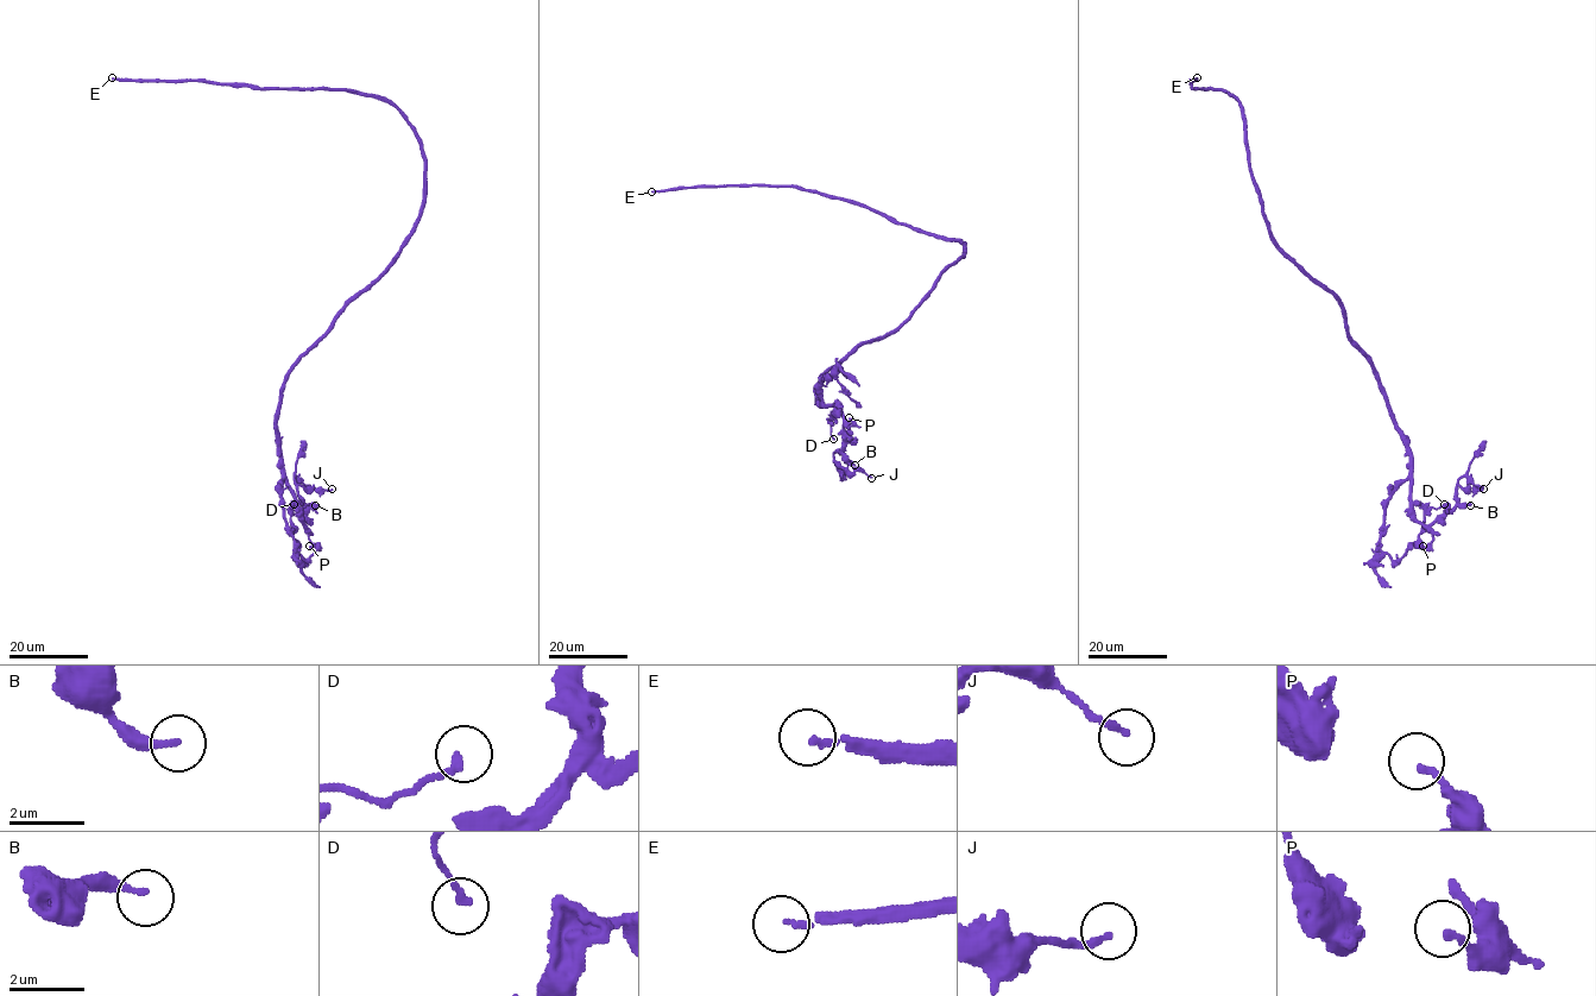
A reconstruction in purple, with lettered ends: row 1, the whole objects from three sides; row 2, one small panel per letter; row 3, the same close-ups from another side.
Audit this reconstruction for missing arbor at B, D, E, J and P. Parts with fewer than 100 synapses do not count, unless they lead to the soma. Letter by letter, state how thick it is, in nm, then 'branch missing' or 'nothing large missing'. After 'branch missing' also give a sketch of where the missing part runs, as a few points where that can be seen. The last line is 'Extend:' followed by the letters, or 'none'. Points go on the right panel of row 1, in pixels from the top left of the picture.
B: 240 nm | nothing large missing
D: 220 nm | nothing large missing
E: 140 nm | branch missing | (1197, 77), (1230, 79), (1199, 107), (1217, 125), (1253, 113), (1267, 132), (1273, 96), (1253, 126)
J: 170 nm | nothing large missing
P: 190 nm | nothing large missing
Extend: E

